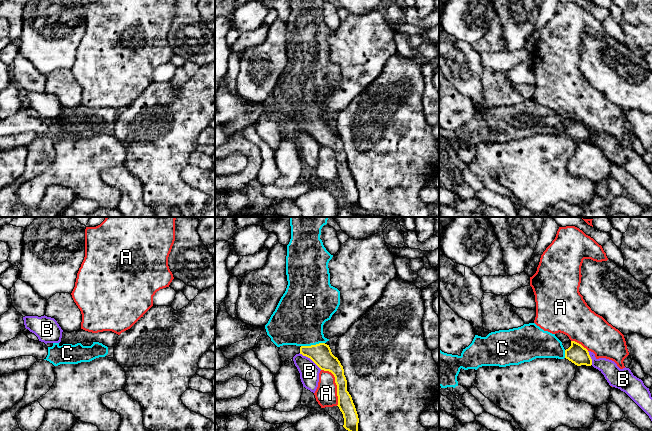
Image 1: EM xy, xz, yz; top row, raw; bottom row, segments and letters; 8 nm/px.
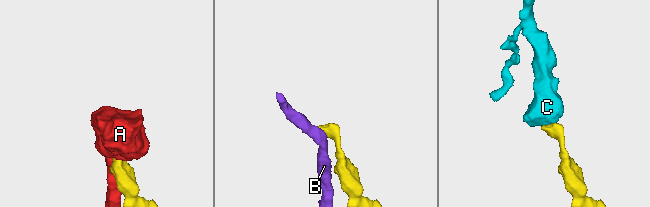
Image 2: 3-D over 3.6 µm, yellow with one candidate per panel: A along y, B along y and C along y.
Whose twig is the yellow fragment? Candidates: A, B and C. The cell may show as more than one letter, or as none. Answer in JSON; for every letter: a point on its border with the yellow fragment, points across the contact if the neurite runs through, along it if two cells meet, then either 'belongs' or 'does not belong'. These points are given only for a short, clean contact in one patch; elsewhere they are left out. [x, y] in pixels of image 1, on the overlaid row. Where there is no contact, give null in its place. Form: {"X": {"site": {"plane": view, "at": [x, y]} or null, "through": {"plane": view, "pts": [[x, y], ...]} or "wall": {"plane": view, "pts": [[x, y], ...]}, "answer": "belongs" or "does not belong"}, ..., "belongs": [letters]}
{"A": {"site": {"plane": "xz", "at": [336, 384]}, "answer": "does not belong"}, "B": {"site": {"plane": "xz", "at": [310, 358]}, "wall": {"plane": "xz", "pts": [[299, 353], [309, 357], [321, 369]]}, "answer": "does not belong"}, "C": {"site": {"plane": "xz", "at": [312, 345]}, "through": {"plane": "xz", "pts": [[320, 354], [312, 345], [310, 336], [298, 319]]}, "answer": "belongs"}, "belongs": ["C"]}

